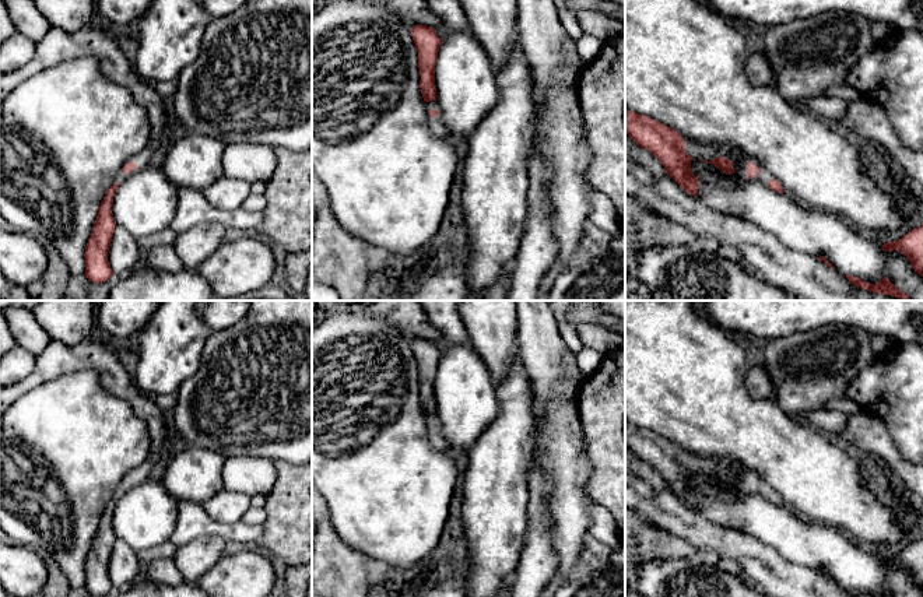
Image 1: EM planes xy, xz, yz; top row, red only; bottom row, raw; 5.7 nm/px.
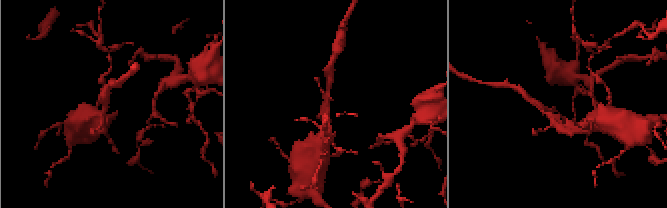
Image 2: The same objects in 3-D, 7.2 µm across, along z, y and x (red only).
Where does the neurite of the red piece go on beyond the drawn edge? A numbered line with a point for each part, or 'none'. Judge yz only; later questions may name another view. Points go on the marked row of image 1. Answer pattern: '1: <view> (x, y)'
1: yz (699, 151)

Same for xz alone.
1: xz (437, 126)

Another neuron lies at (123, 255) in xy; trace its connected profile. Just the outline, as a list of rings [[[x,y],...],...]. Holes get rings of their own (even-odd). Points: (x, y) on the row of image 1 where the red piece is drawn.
[[[116,226],[108,252],[108,261],[116,280],[122,280],[138,267],[140,247],[122,226]]]

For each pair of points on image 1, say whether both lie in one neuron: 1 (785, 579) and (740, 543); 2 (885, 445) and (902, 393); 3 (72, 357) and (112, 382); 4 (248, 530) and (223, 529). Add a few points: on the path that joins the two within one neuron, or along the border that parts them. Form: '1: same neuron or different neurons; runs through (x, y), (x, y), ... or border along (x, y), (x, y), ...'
1: same neuron; runs through (774, 576), (750, 554)
2: different neurons; border along (866, 411), (884, 424), (898, 452), (908, 462)
3: same neuron; runs through (83, 357), (90, 357), (104, 371)
4: same neuron; runs through (242, 530), (228, 530)

